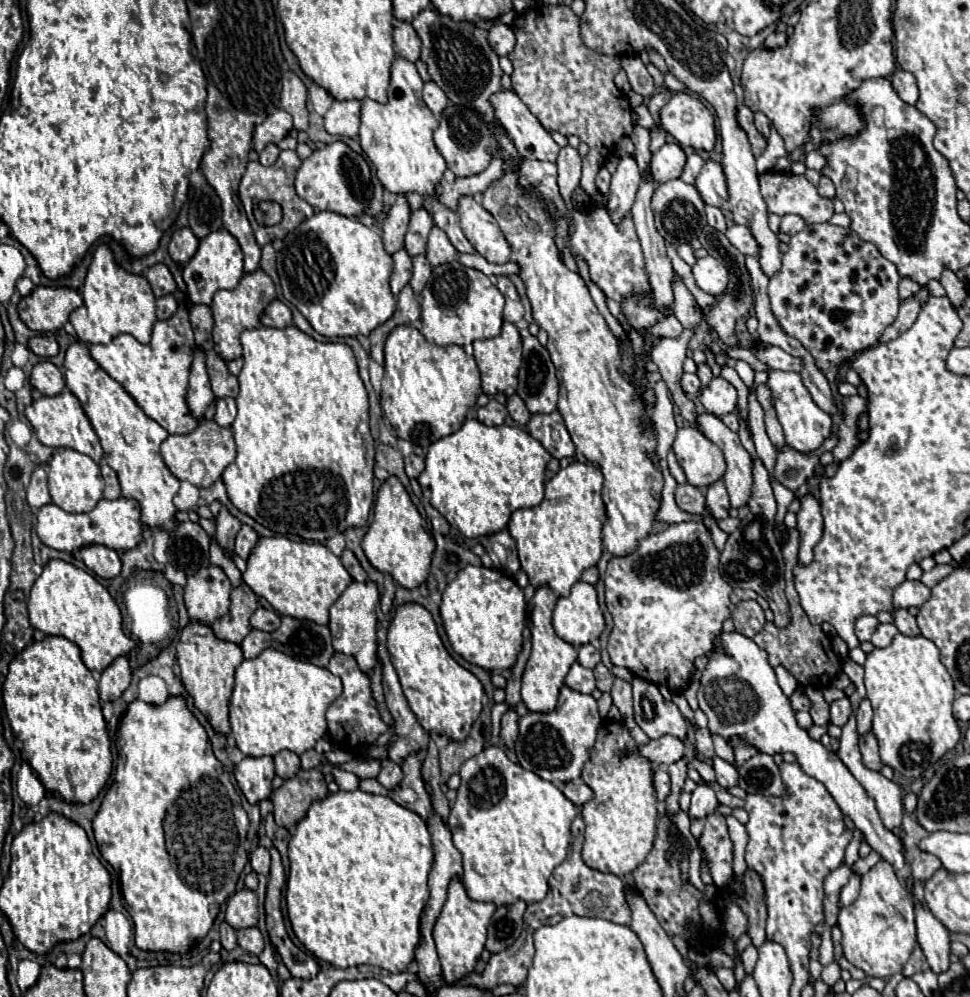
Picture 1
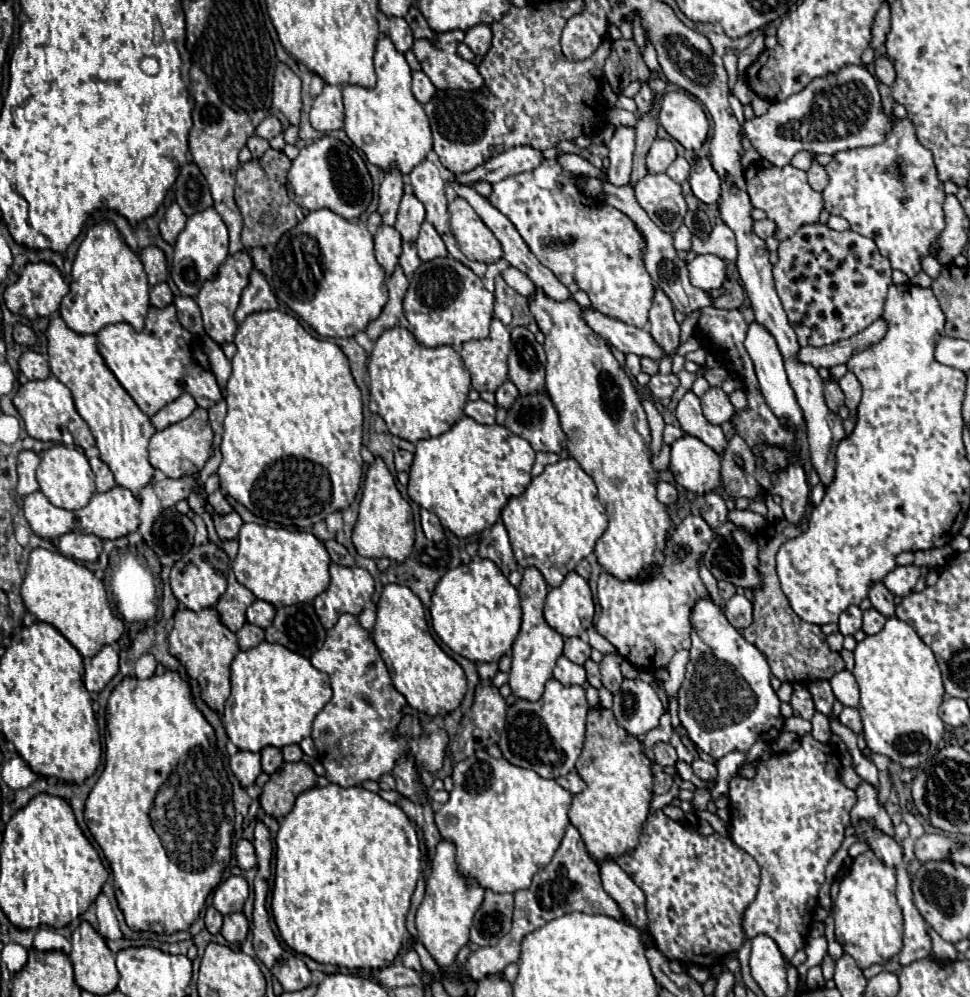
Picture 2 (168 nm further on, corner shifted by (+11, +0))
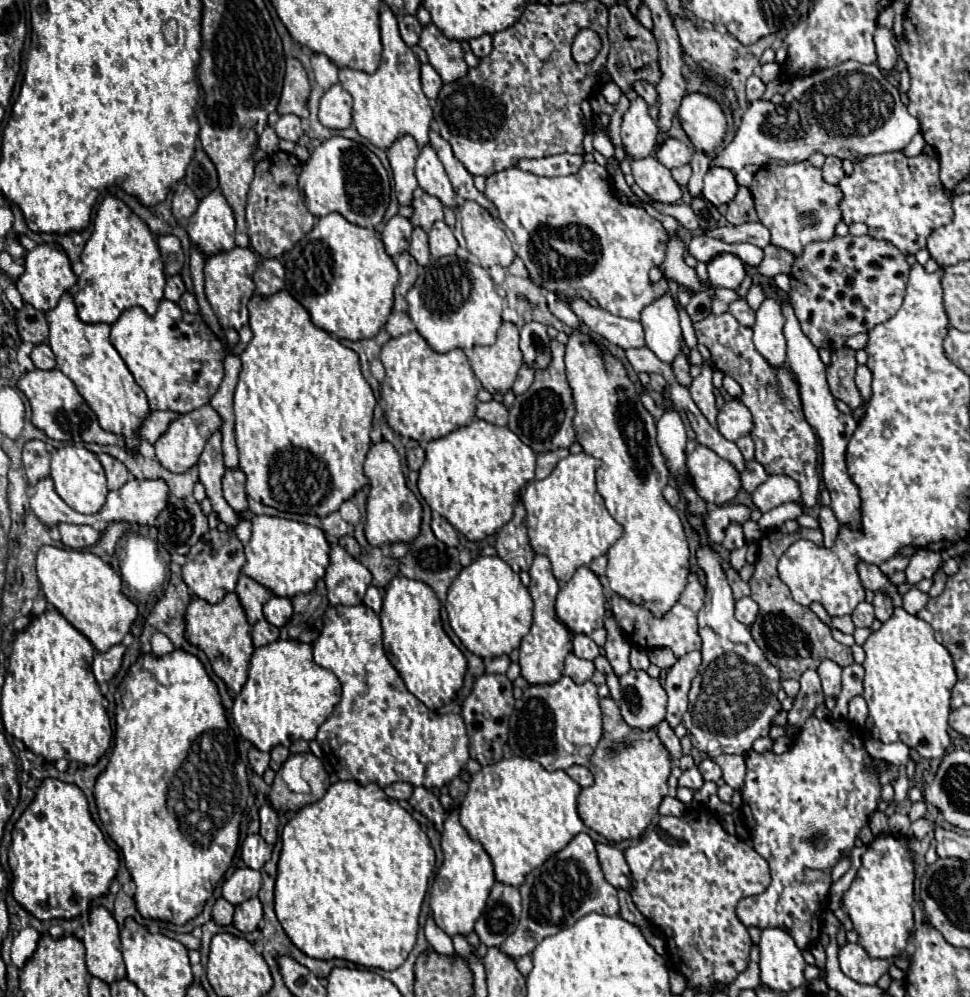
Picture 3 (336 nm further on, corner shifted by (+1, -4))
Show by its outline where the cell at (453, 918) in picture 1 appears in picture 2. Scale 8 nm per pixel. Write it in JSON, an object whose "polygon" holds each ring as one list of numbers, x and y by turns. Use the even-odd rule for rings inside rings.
{"polygon":[[440,841,436,847,436,855,432,859,432,873,426,881,424,901,416,911,418,939,434,957,438,967,450,967,456,961,458,951,464,945,468,945,472,919,474,913,480,909,482,901,484,901,484,889,474,879,464,879,456,871,454,845,448,841]]}

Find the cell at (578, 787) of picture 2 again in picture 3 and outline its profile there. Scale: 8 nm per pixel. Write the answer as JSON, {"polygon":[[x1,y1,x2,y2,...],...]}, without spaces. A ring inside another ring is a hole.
{"polygon":[[574,765,574,767,570,767,566,773,568,773,580,787,590,787,590,785,594,783,592,773,590,773,588,767,584,767,584,765]]}

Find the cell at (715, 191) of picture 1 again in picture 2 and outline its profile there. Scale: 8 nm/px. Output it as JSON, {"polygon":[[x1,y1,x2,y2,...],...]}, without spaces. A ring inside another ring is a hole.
{"polygon":[[698,159,690,173,690,187,692,193,706,205,712,205,720,199,720,177,712,169,710,159]]}

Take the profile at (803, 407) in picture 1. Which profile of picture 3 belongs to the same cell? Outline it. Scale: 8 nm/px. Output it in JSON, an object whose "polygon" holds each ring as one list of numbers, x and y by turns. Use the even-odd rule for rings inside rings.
{"polygon":[[766,297,756,311,754,345,772,367,786,367,786,341,784,341,784,315,778,299]]}

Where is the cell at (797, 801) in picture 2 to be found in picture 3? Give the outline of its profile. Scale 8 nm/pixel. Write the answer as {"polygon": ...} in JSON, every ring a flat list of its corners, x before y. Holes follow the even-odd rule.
{"polygon":[[810,717,800,727,786,753,756,753,752,749,746,753,746,783,742,791,740,815,752,833,754,851,762,855,770,865,772,883,762,895,740,899,736,913,746,927,756,925,760,929,786,929,800,949,808,949,822,931,822,909,826,909,828,889,832,885,832,867,842,859,842,855,848,855,852,851,854,839,868,823,870,815,876,811,882,787,894,785,900,771,898,765,886,761,882,769,868,767,872,757,864,747,862,733,852,727,854,725,846,719]]}

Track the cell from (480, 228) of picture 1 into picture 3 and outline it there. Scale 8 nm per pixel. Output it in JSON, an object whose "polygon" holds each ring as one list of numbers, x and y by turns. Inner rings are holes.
{"polygon":[[466,201,460,207,460,223,466,239,466,249,488,269,492,265,508,267,516,253,504,227,478,203]]}

